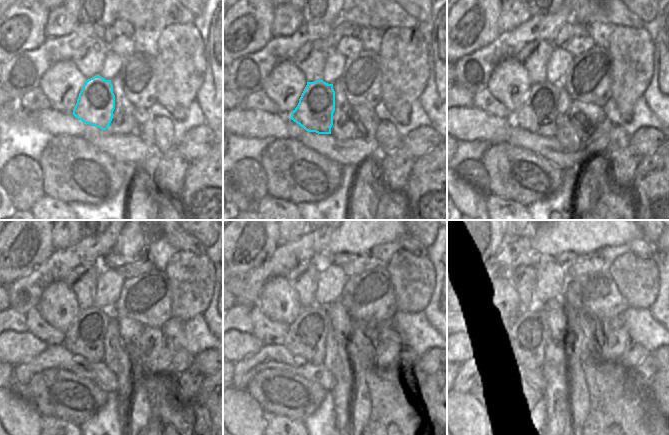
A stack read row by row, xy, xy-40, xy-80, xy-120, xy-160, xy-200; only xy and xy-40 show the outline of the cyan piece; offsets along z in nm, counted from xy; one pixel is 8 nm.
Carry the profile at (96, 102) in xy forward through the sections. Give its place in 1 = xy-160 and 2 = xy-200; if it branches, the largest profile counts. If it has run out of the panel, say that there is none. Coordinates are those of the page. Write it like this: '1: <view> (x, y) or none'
1: xy-160 (305, 338)
2: xy-200 (526, 343)

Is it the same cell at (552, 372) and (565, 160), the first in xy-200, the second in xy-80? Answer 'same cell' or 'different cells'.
different cells

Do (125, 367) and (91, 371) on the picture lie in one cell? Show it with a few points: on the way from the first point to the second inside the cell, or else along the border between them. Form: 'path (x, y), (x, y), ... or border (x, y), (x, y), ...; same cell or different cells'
border (102, 362), (116, 377), (116, 390); different cells

